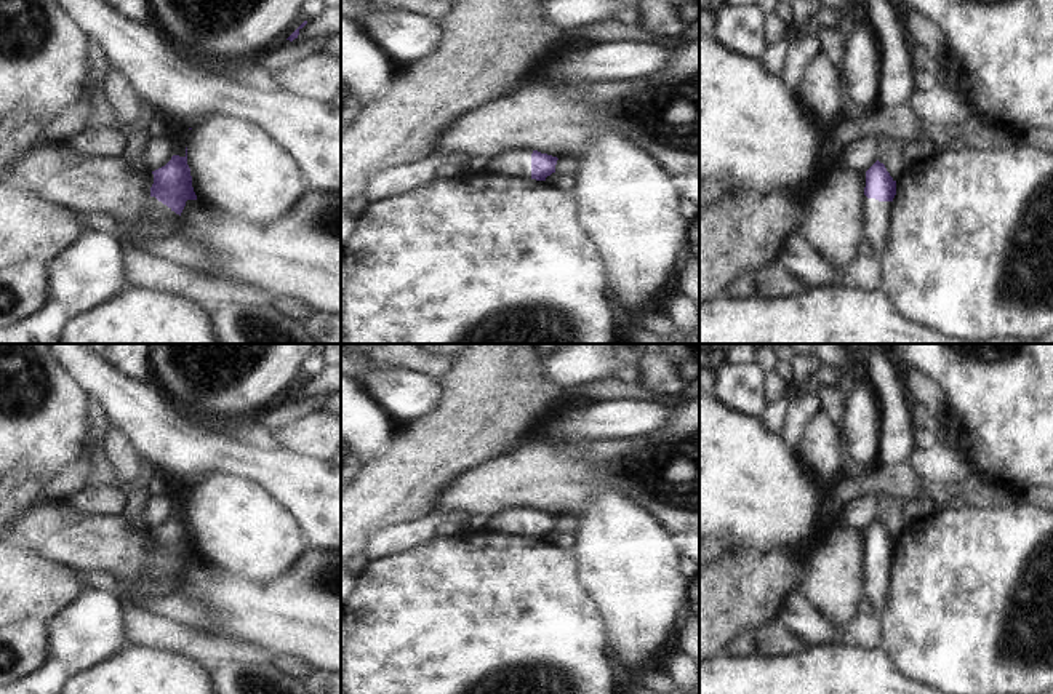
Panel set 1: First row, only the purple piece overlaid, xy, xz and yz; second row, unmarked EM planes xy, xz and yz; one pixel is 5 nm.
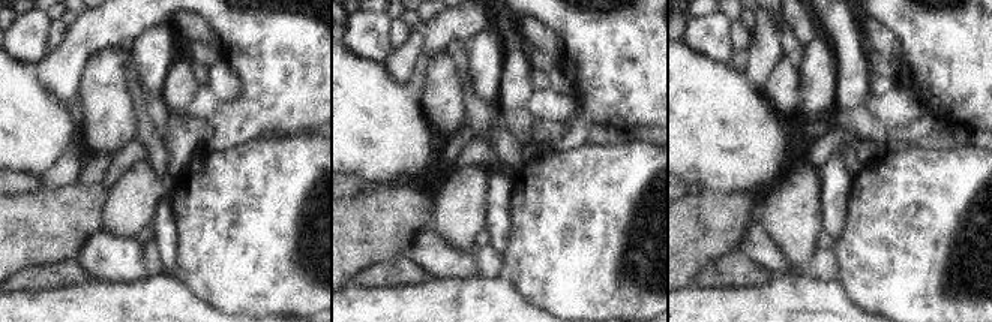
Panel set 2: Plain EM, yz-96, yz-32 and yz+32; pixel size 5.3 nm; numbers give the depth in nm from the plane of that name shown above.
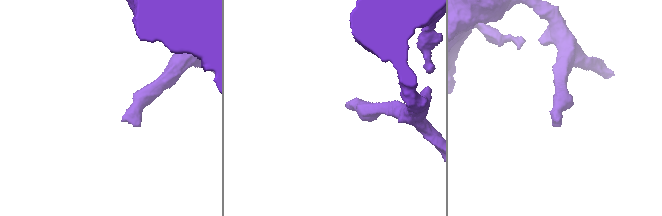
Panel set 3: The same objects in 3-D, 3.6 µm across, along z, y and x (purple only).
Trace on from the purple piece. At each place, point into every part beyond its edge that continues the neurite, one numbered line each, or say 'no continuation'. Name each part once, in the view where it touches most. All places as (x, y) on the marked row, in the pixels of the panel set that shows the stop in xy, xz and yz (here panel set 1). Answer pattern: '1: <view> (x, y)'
1: xy (160, 221)

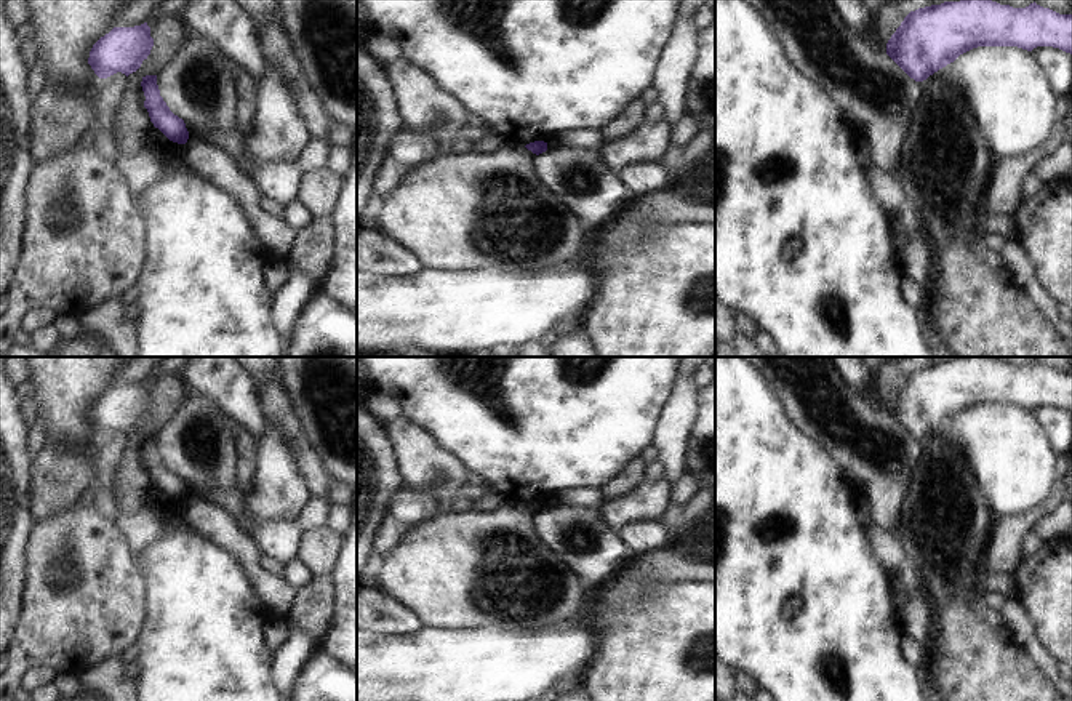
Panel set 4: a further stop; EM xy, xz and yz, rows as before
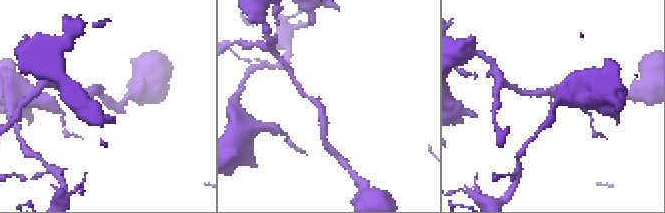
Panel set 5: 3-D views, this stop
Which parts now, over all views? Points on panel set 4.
no continuation

